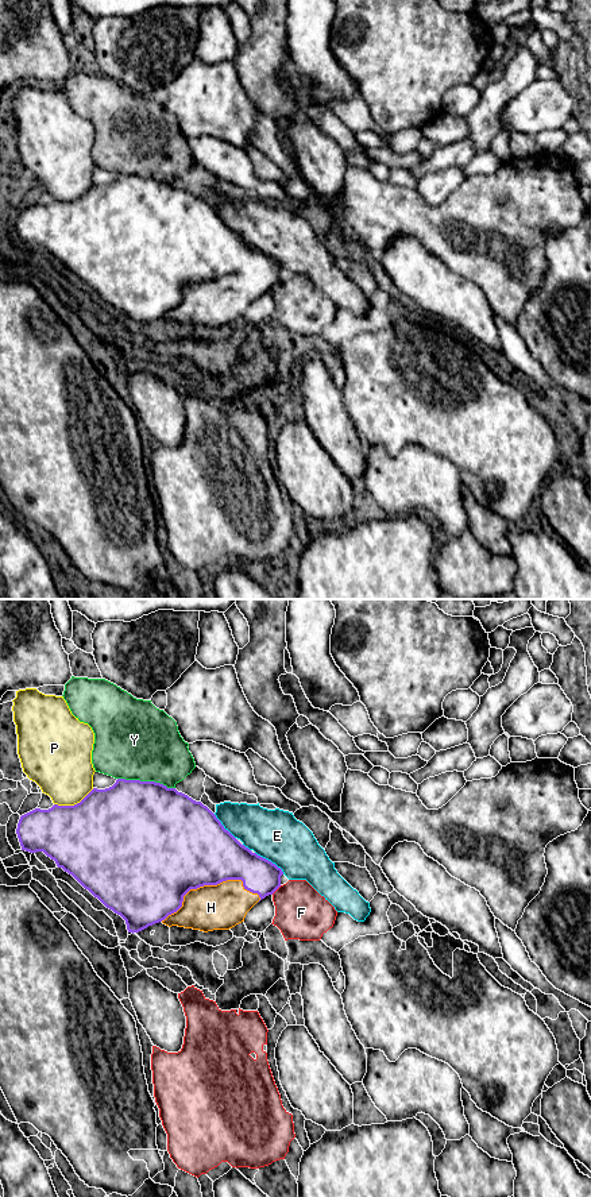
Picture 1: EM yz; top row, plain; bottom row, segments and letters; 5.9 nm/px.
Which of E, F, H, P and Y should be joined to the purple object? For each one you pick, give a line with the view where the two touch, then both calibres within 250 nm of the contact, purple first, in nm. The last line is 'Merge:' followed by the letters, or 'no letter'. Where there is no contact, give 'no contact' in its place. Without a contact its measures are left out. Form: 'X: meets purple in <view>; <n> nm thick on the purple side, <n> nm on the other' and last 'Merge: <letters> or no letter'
H: meets purple in yz; 480 nm thick on the purple side, 280 nm on the other
Merge: H

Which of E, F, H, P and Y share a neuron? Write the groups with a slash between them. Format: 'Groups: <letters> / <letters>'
Groups: E / F / H / P / Y

